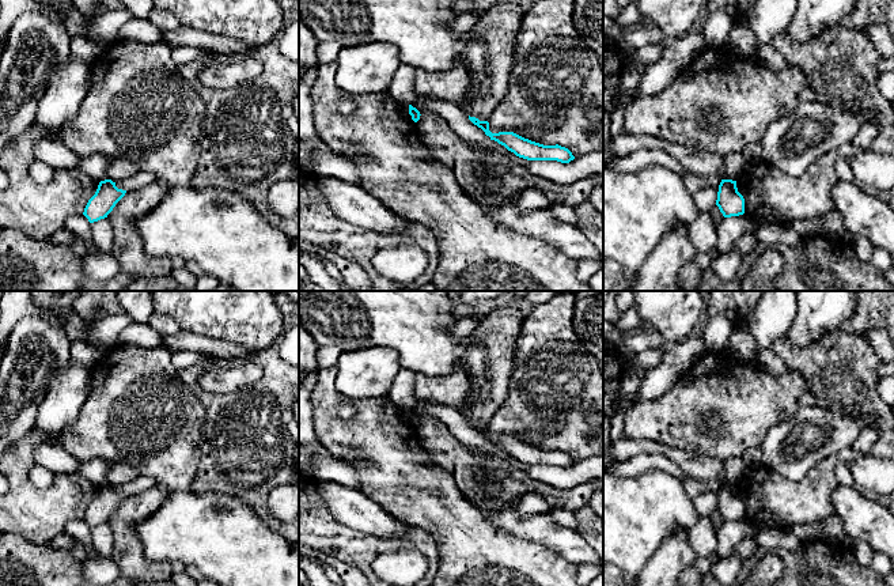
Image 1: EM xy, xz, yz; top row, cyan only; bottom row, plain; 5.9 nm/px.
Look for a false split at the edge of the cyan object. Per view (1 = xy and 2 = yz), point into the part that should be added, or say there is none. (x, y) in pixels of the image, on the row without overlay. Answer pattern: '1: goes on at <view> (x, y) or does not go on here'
1: does not go on here
2: does not go on here

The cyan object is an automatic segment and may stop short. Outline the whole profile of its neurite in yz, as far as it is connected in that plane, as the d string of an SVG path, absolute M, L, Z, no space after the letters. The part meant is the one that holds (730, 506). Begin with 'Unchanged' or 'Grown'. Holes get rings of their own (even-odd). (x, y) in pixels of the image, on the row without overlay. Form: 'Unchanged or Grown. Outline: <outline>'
Unchanged. Outline: M721 484L716 510L724 522L739 521L745 518L745 503L738 496L736 485Z

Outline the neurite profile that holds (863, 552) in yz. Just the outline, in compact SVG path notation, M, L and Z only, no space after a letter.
M846 537L844 545L852 551L860 564L870 567L874 549L868 544Z

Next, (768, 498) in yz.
M852 449L830 455L812 466L799 481L788 481L764 465L747 469L743 479L736 484L738 496L745 503L745 518L754 525L770 522L785 529L814 521L826 521L834 513L832 494L838 485L834 468L842 458L849 460L856 455L859 454Z

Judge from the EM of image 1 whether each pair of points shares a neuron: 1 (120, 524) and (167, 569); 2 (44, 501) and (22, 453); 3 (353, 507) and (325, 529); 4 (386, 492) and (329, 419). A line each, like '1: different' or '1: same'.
1: same
2: same
3: different
4: same

